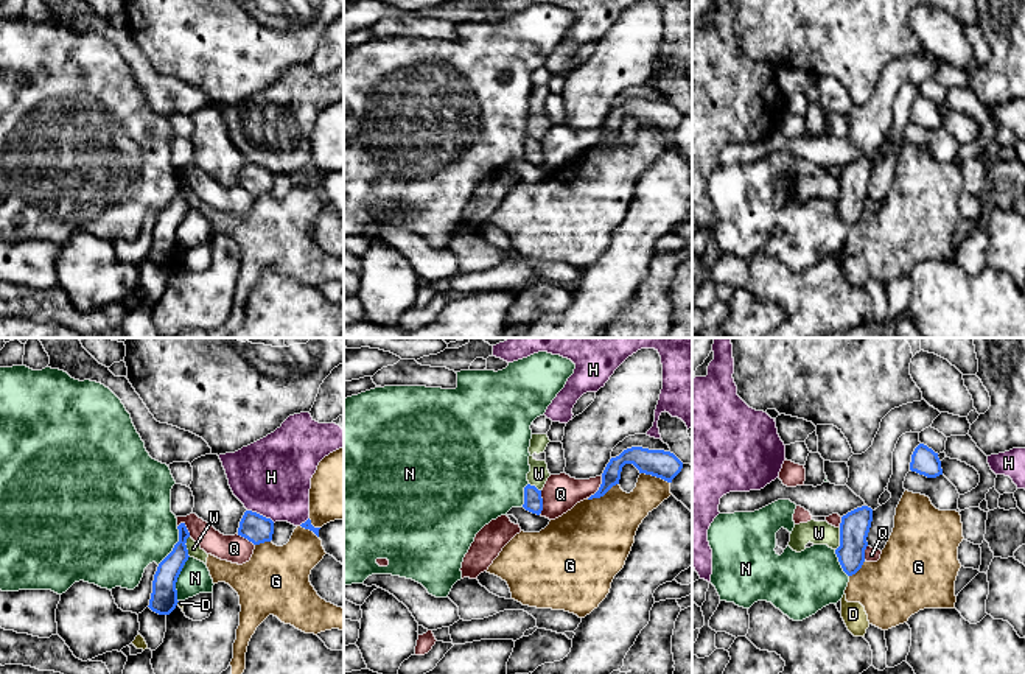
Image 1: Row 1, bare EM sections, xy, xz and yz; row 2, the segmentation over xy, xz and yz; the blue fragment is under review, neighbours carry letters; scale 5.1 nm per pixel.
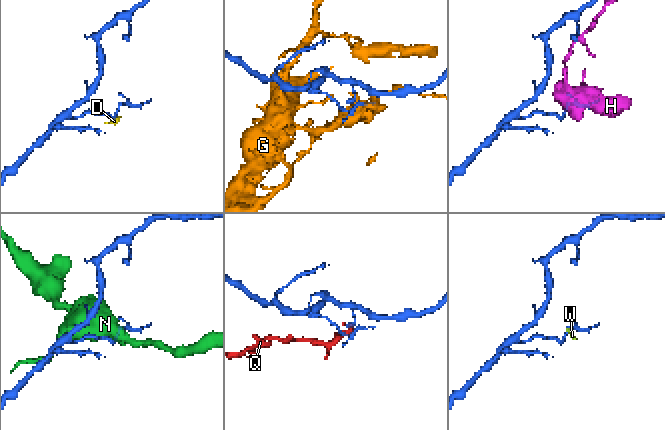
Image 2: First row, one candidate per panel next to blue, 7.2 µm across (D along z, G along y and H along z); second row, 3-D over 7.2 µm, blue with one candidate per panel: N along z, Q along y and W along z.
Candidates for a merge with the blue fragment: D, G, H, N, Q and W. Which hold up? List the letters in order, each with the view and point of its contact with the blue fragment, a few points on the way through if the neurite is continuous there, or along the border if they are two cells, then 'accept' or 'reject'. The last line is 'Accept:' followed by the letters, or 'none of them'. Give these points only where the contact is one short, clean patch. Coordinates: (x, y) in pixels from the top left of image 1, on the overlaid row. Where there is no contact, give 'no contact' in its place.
D: contact xy (178, 601); border xy (179, 601), (176, 604); reject
G: contact xz (602, 495); reject
H: contact xy (262, 516); reject
N: contact xy (176, 579); reject
Q: contact xz (599, 487); reject
W: contact yz (840, 539); border yz (840, 528), (840, 545), (836, 550); reject
Accept: none of them

